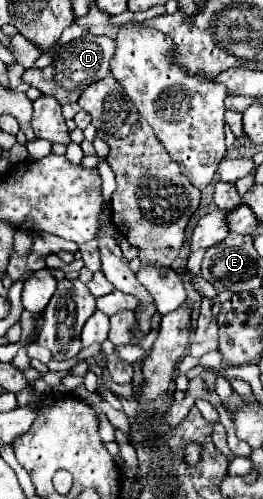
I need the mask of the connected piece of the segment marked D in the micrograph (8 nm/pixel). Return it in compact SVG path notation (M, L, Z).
M85 34L69 44L63 44L57 54L53 56L53 62L43 68L29 68L23 74L23 80L35 88L39 88L43 94L47 96L55 96L61 104L67 102L77 102L79 94L95 80L101 80L109 74L109 62L111 56L115 52L115 42L107 36L93 36L93 34Z

